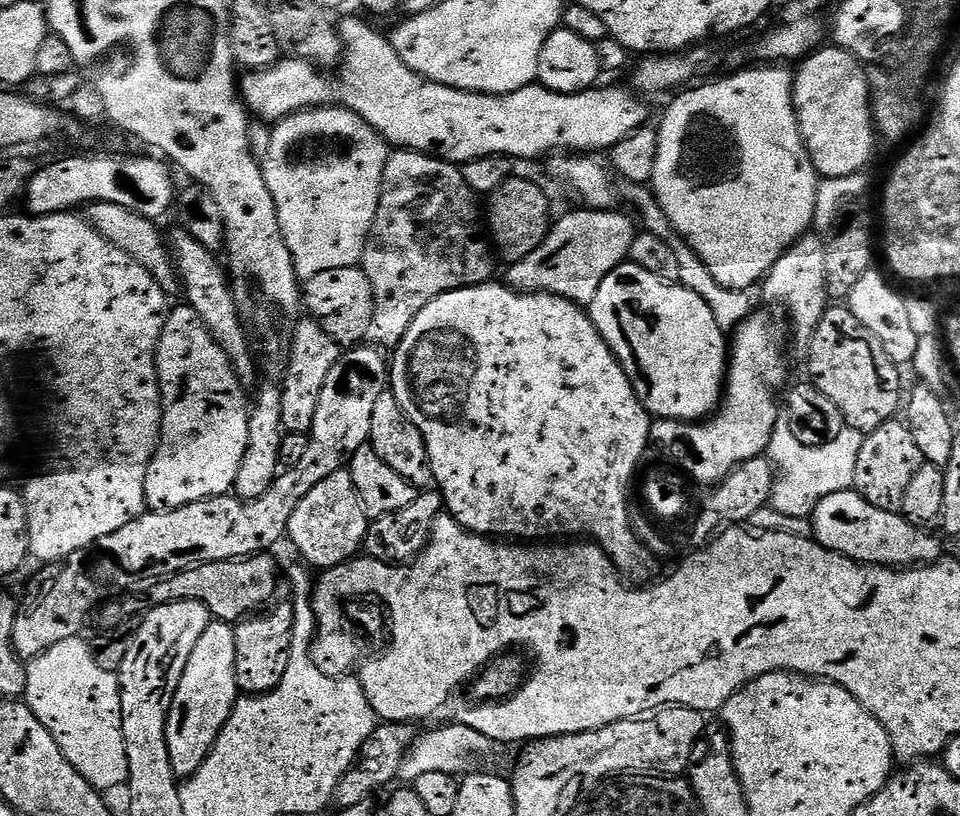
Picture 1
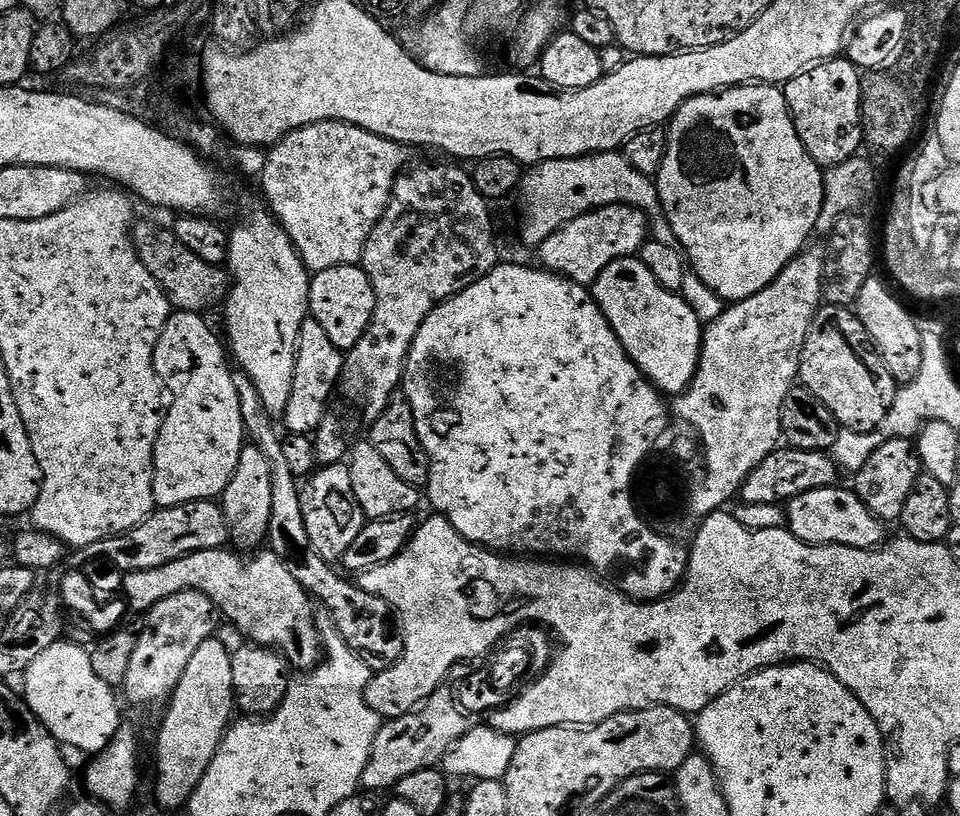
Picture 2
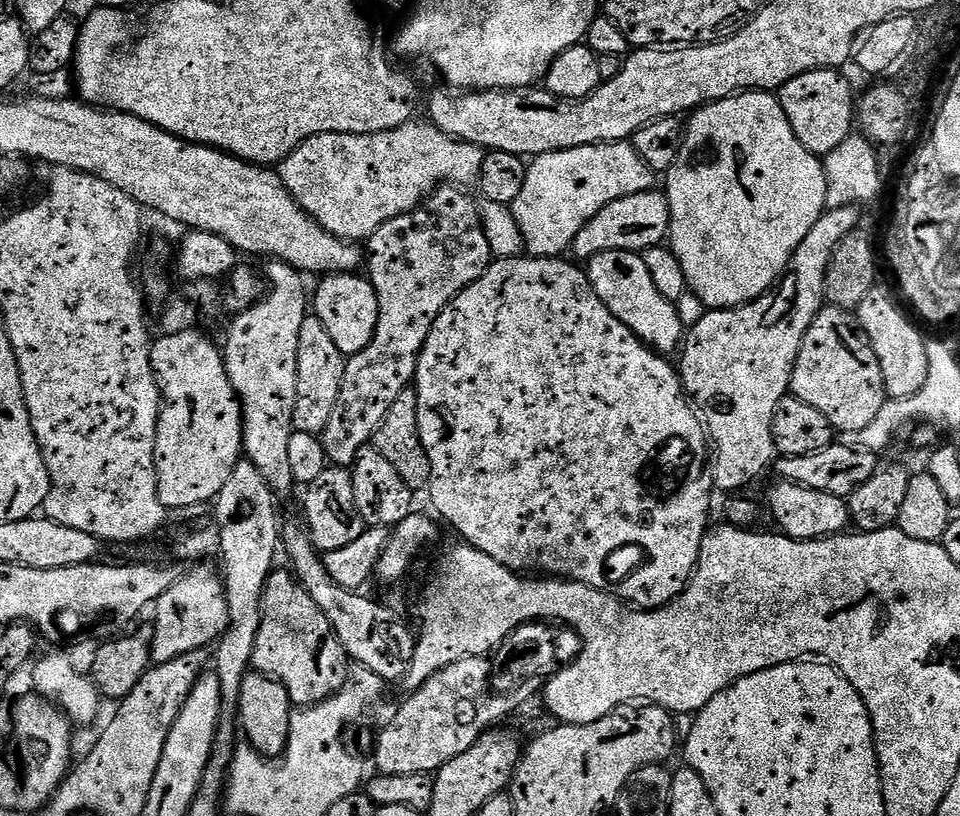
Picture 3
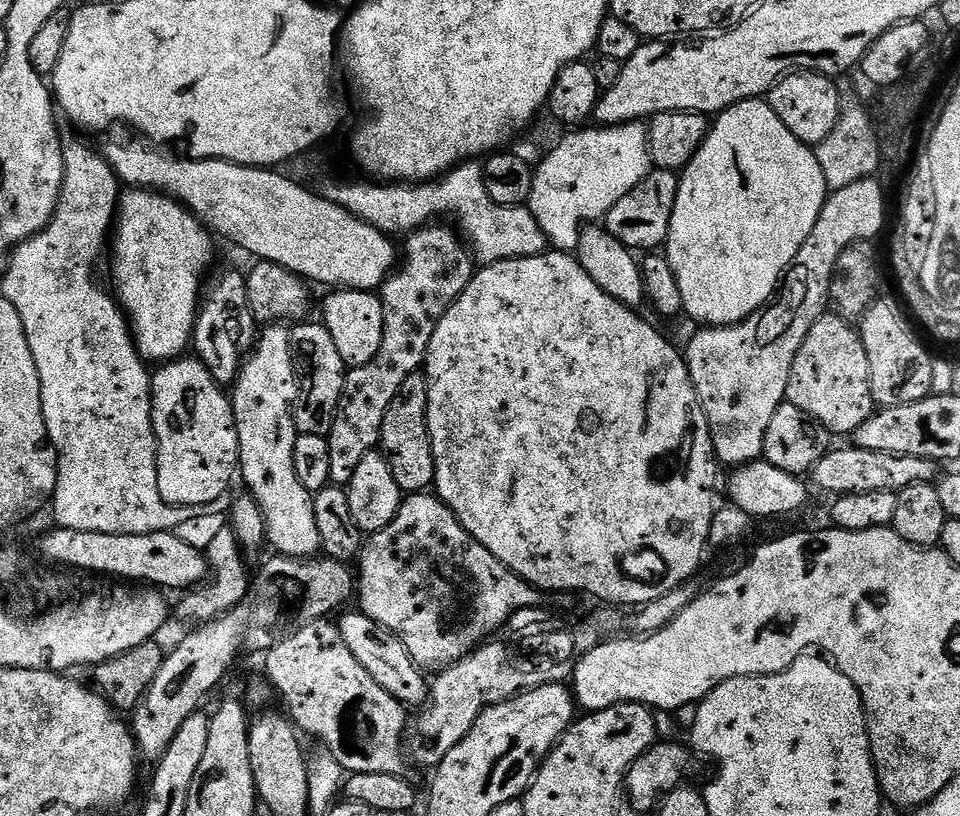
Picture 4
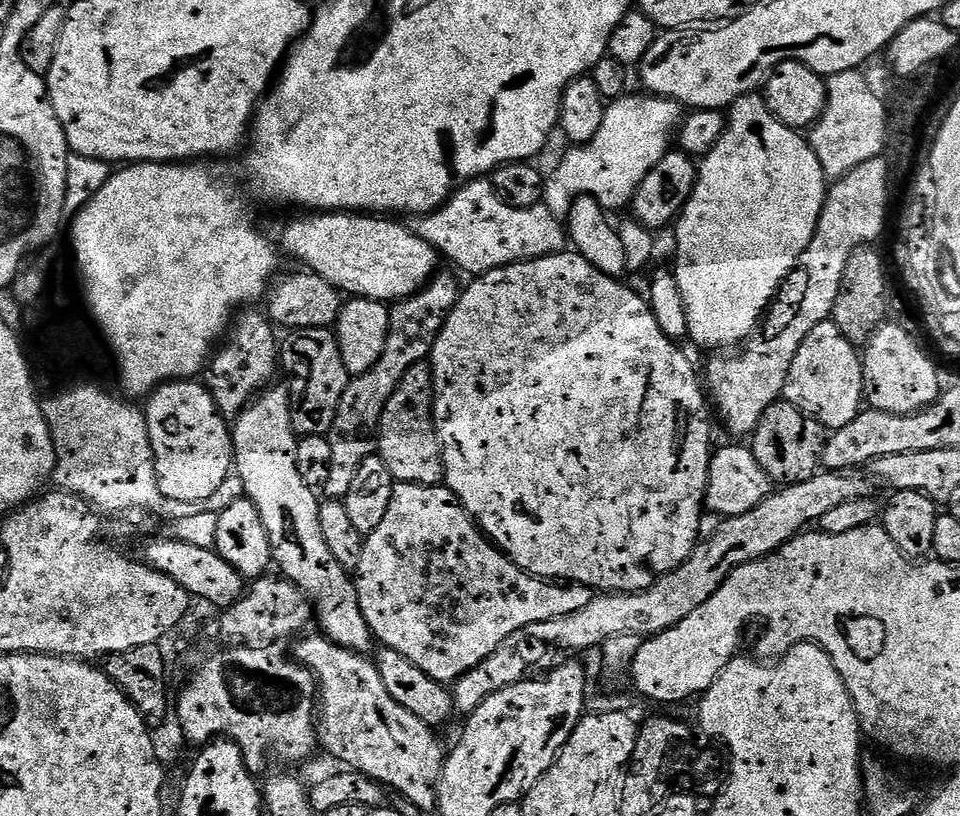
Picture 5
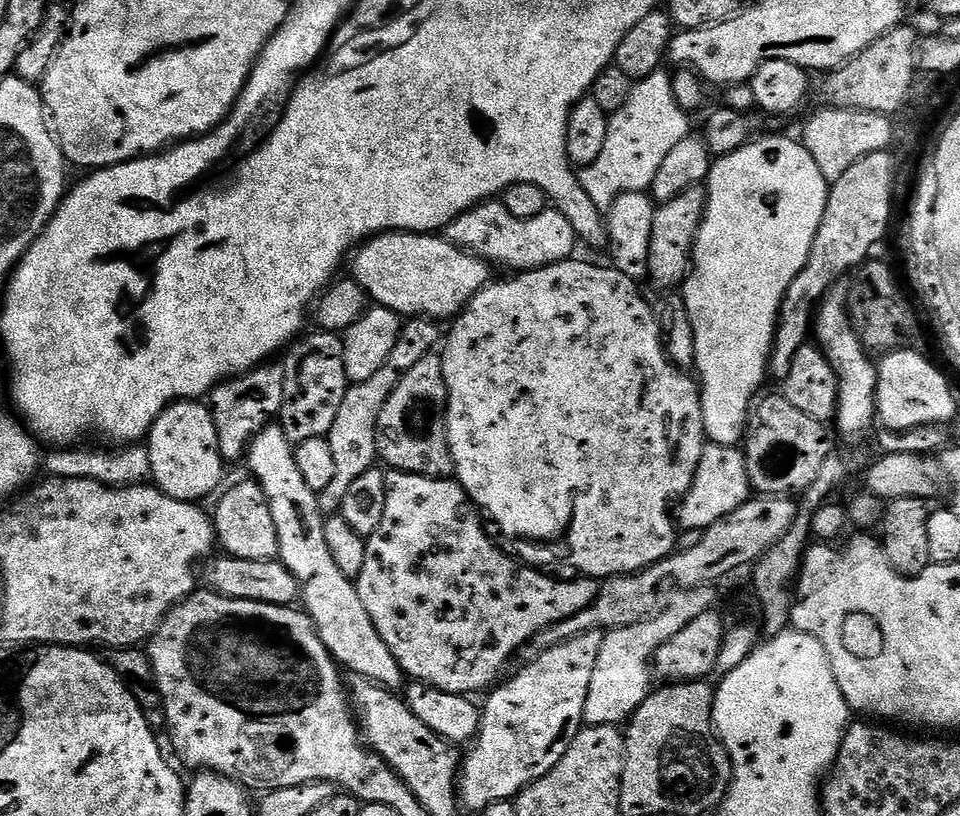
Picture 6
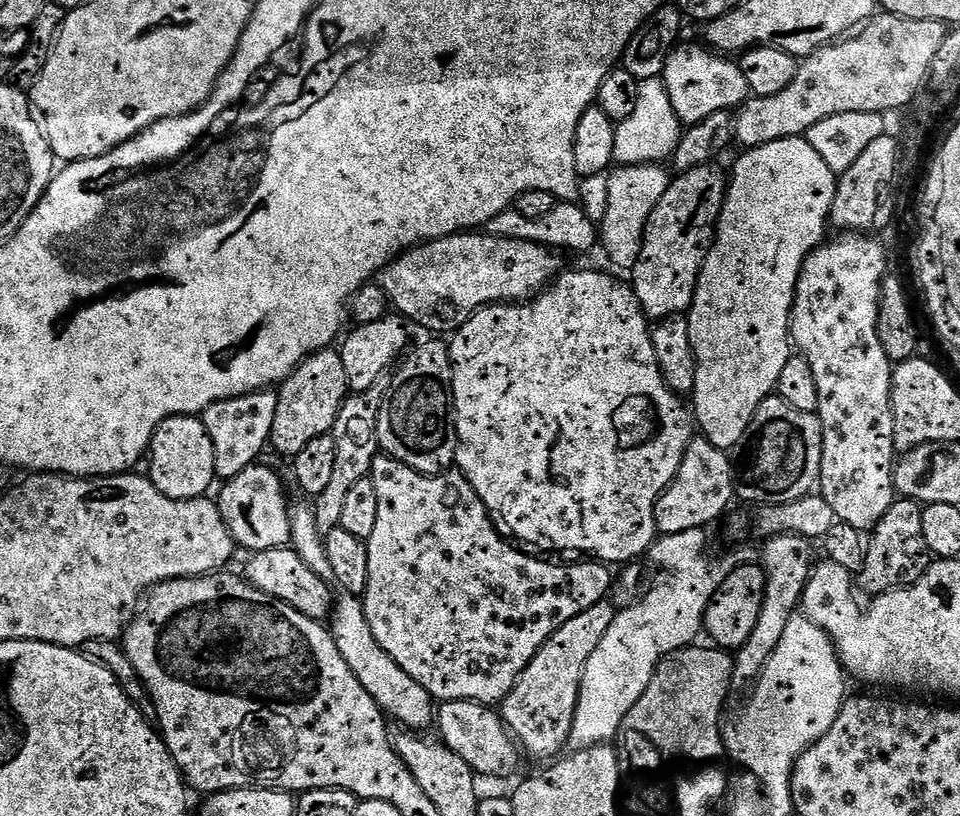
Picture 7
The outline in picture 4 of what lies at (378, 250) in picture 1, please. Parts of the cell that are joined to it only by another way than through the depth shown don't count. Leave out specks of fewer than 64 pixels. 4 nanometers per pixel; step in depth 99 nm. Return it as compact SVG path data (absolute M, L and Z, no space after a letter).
M444 222L425 224L414 232L407 233L408 240L402 244L402 259L392 275L380 285L378 295L384 311L384 333L382 334L382 350L366 362L366 366L348 368L342 386L342 398L338 402L338 410L334 418L334 426L328 435L330 446L330 481L336 486L346 486L350 478L354 478L354 470L366 454L377 451L382 430L382 418L386 418L386 410L390 410L390 402L394 402L394 394L406 382L410 374L421 371L428 353L430 338L434 338L434 330L438 330L438 322L454 306L454 302L470 286L473 276L478 271L469 245L462 239L455 227L447 228Z

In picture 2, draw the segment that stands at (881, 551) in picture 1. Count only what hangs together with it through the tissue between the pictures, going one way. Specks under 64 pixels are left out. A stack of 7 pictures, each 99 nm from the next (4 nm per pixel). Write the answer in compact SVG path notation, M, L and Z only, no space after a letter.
M851 487L810 490L786 504L786 527L803 544L841 544L851 548L879 548L885 543L885 521L880 520L856 496Z

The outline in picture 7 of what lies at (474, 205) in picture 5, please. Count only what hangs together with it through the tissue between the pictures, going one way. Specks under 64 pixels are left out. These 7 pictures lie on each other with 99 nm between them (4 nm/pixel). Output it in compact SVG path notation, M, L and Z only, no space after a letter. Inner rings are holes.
M659 76L640 81L638 103L634 106L634 114L616 124L614 161L617 165L656 166L671 157L680 141L682 125L675 116L667 90L668 87ZM589 176L580 181L580 198L576 202L558 202L546 218L522 218L515 210L498 214L486 226L491 235L511 240L525 240L535 244L547 244L553 250L569 248L572 252L588 252L598 244L598 228L594 222L604 219L608 182L604 176ZM579 207L584 207L584 212ZM588 216L589 217L588 217ZM592 220L593 224L592 224Z

